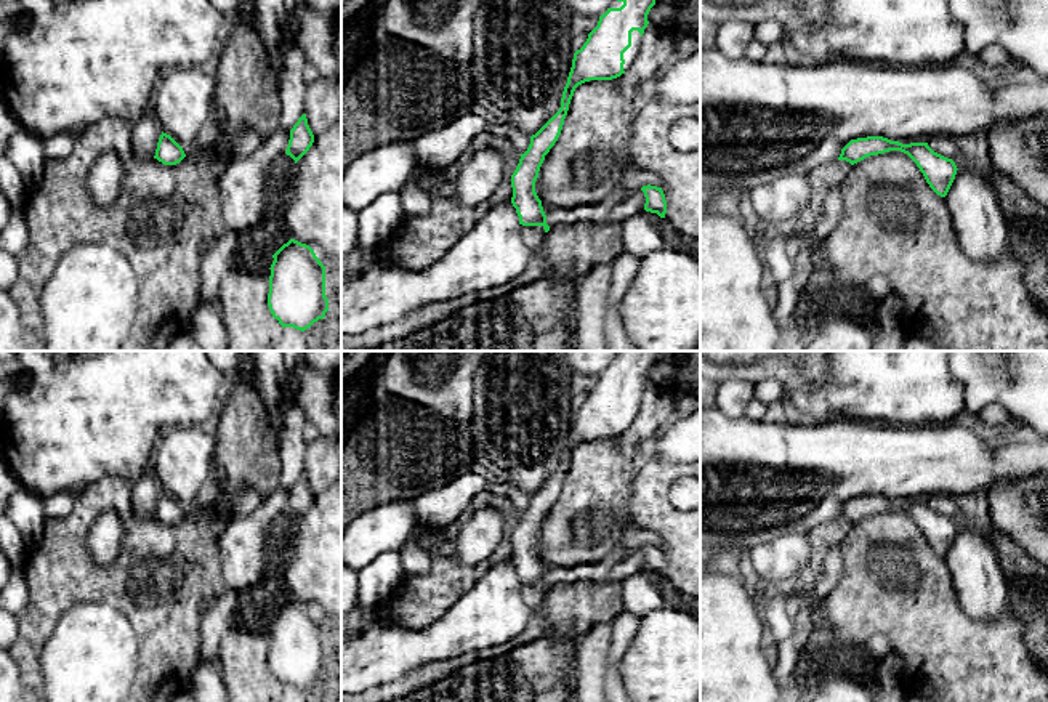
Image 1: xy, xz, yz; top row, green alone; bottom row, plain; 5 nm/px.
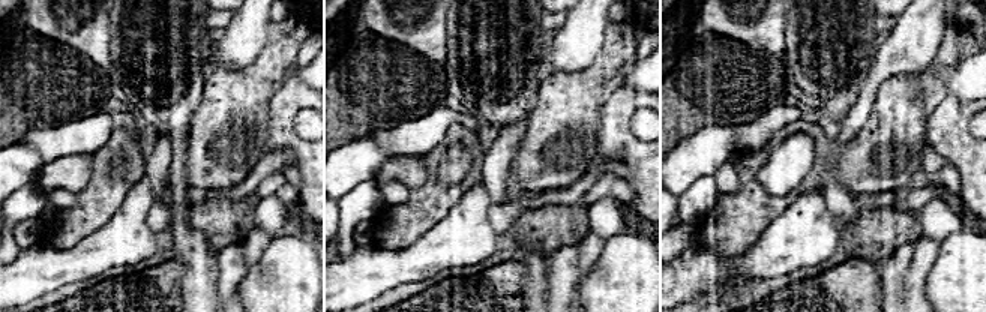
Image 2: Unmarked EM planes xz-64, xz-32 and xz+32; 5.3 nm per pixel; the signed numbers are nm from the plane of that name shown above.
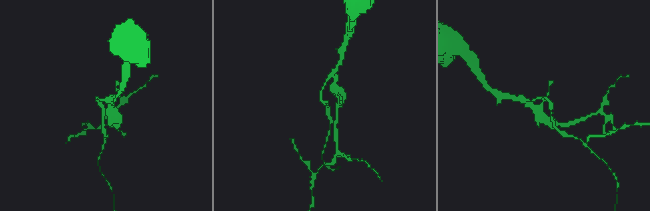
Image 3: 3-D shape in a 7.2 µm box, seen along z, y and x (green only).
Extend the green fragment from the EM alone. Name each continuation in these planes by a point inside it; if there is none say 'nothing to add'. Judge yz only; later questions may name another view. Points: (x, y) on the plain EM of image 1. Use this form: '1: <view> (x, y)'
nothing to add

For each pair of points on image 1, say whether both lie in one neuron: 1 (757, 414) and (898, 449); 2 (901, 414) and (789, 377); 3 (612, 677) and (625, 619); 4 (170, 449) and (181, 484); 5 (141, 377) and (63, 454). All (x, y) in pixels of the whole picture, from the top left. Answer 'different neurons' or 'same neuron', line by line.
1: different neurons
2: same neuron
3: same neuron
4: same neuron
5: same neuron

